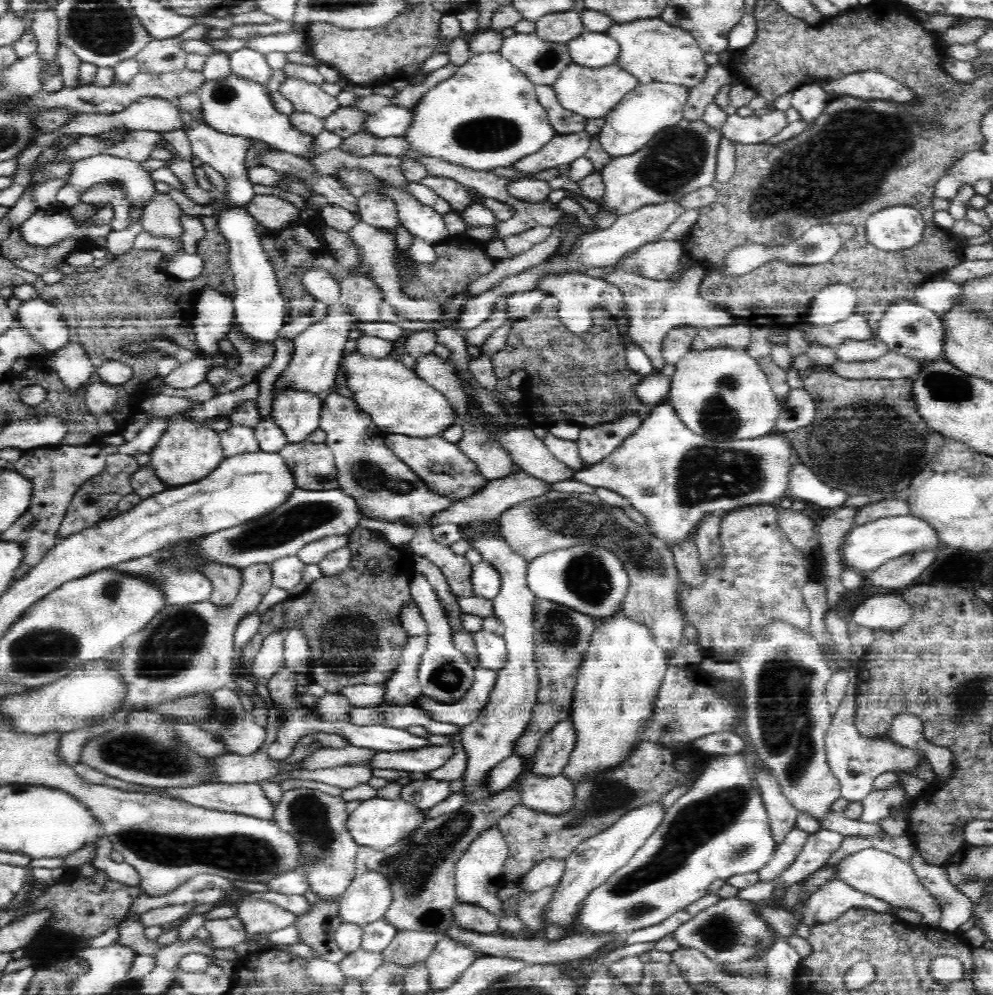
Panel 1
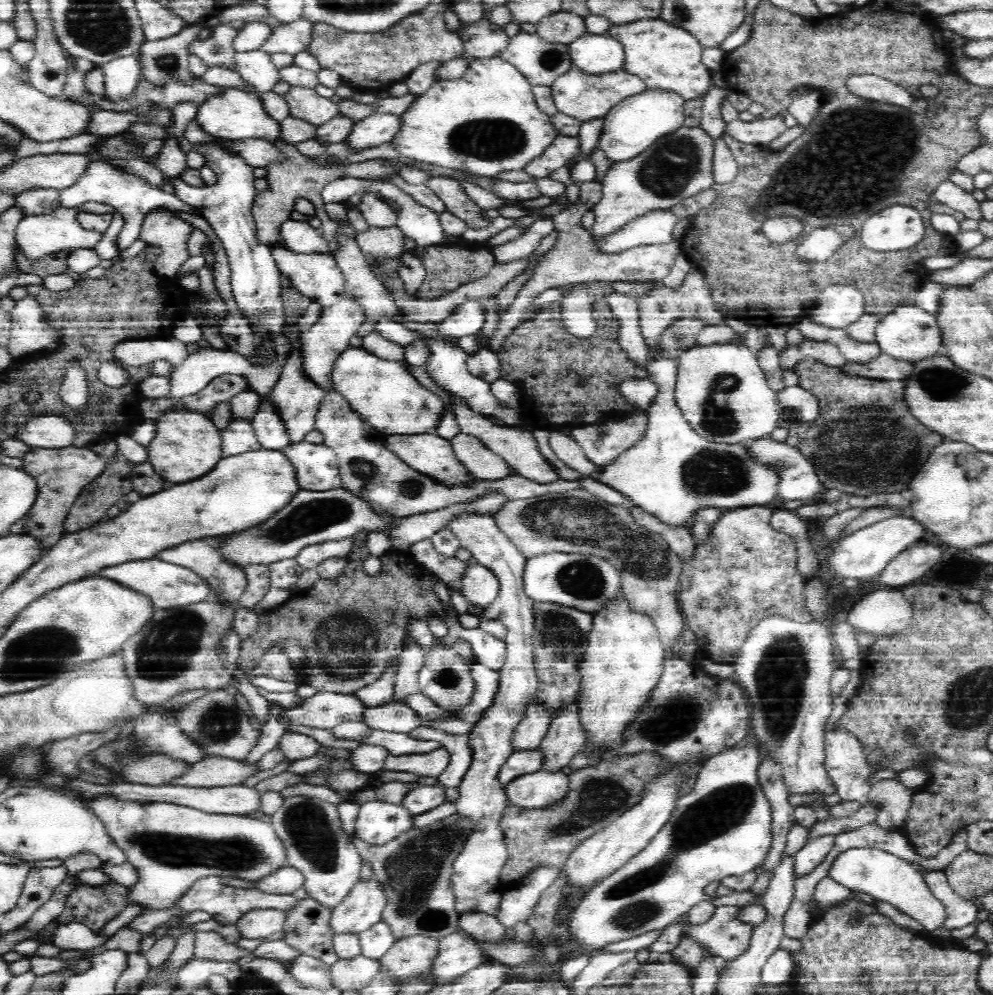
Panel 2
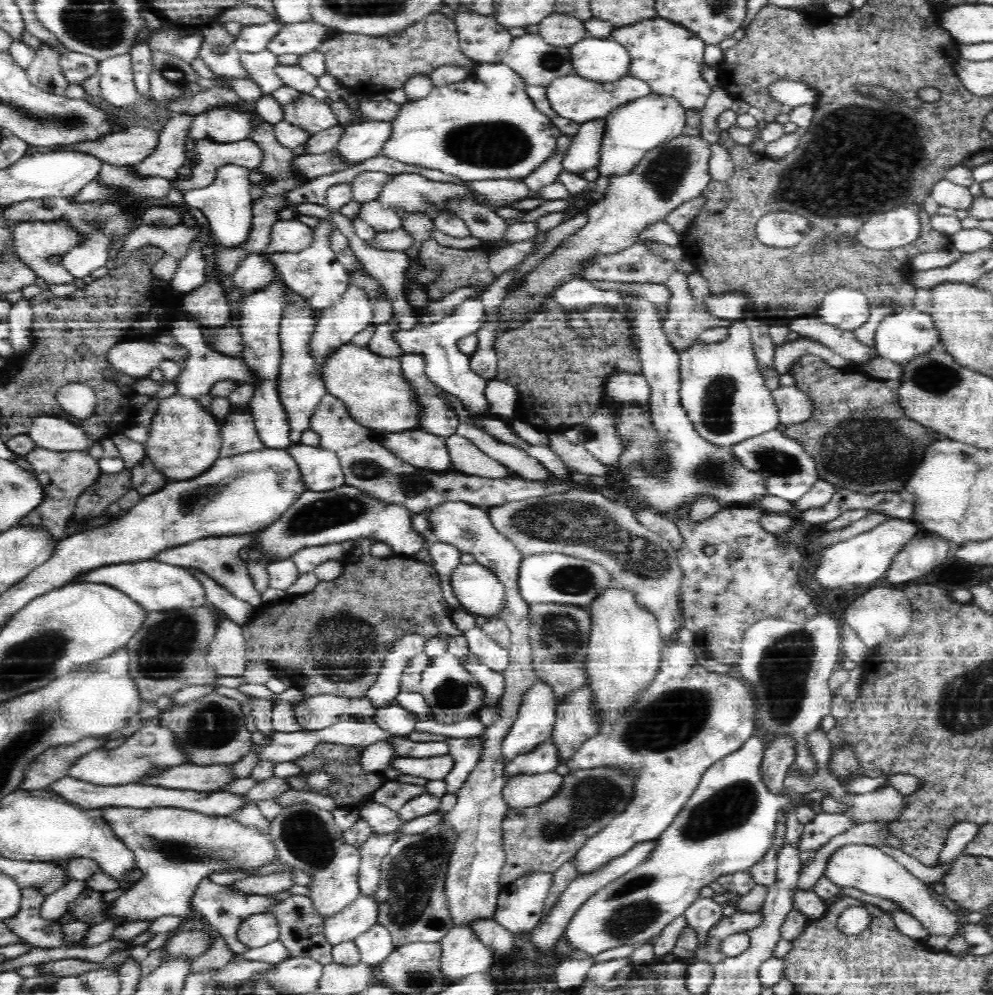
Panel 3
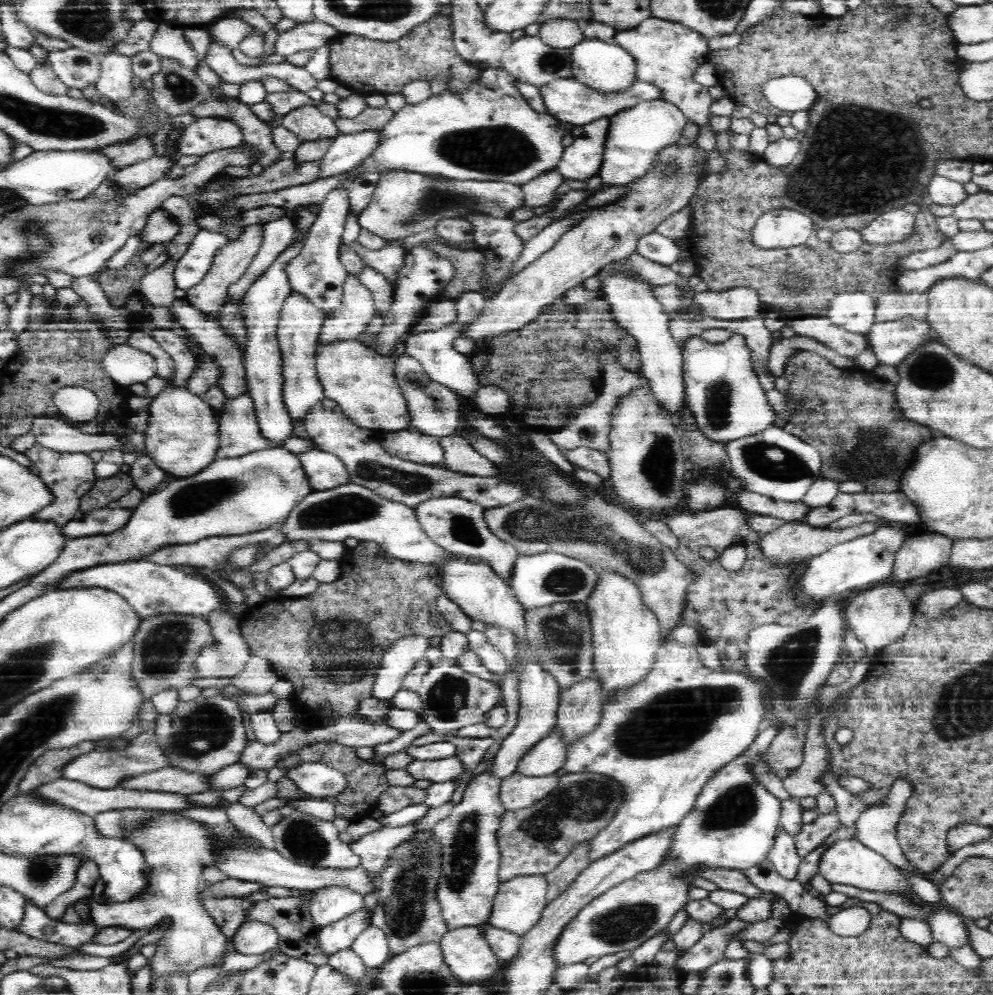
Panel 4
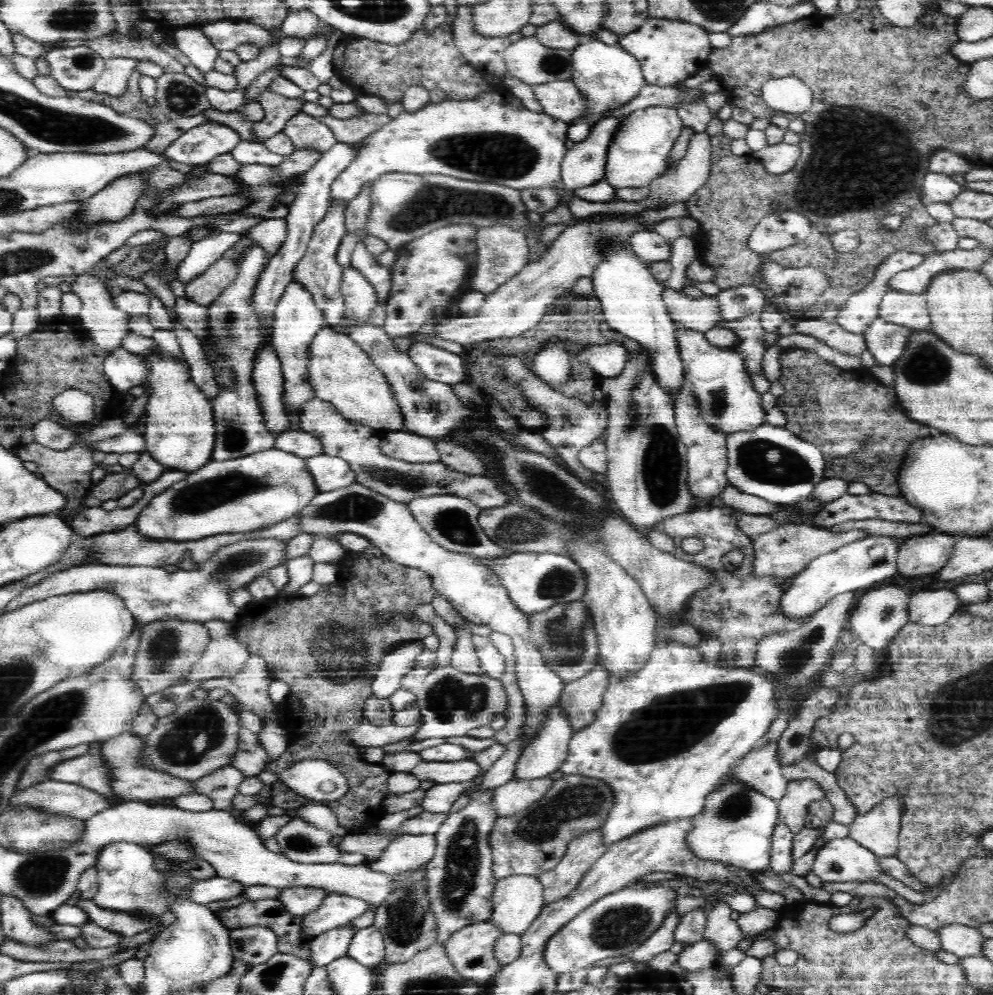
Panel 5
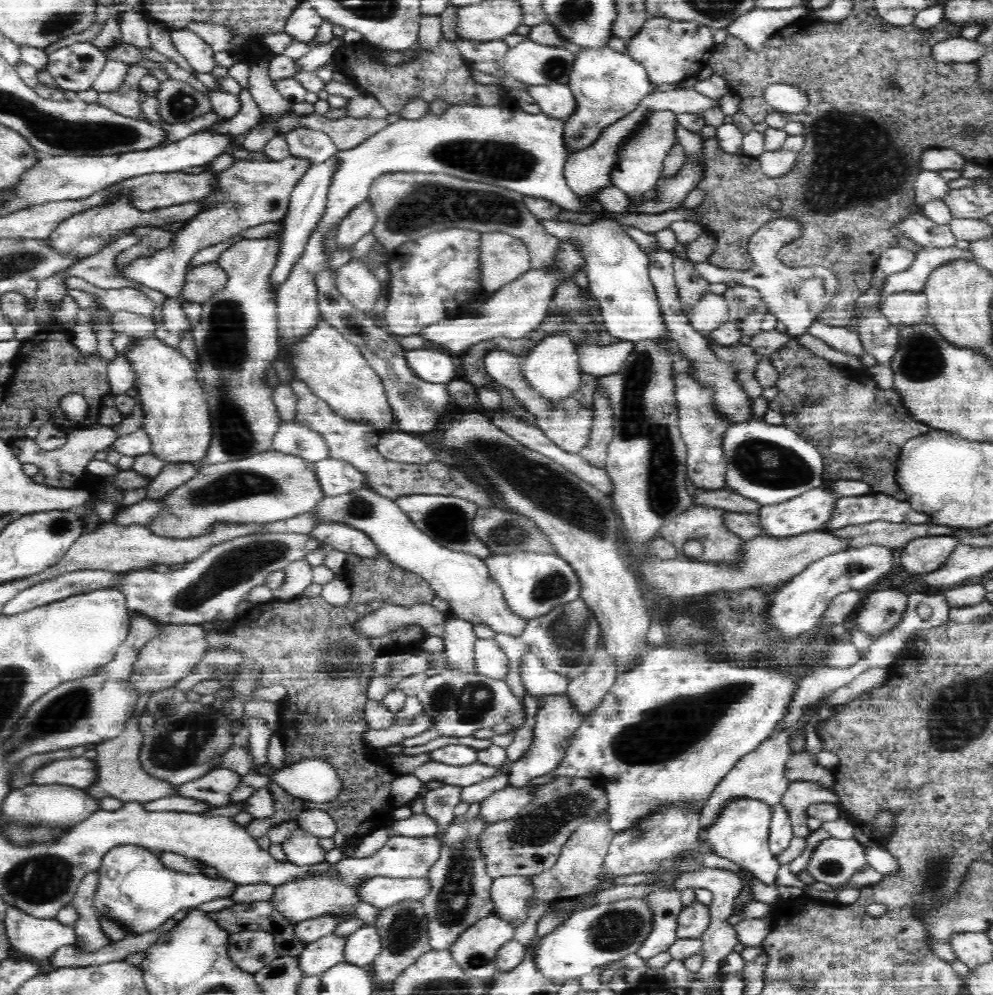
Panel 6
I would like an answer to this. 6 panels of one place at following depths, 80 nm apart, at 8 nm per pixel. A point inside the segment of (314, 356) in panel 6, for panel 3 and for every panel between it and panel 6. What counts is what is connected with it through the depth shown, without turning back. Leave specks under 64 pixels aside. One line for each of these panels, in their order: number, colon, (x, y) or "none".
3: (374, 388)
4: (361, 380)
5: (342, 373)

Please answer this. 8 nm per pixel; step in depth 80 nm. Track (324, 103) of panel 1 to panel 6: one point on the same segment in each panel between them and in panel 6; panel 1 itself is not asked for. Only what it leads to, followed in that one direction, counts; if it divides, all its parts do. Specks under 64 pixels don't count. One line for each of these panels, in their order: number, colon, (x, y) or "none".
2: (304, 102)
3: (313, 114)
4: (307, 122)
5: (304, 130)
6: (315, 146)

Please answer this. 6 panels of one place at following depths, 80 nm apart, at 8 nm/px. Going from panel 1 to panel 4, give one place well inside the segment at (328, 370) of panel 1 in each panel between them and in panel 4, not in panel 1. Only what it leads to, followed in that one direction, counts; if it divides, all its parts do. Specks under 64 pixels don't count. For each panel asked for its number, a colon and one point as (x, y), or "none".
2: (319, 348)
3: (334, 327)
4: (351, 318)

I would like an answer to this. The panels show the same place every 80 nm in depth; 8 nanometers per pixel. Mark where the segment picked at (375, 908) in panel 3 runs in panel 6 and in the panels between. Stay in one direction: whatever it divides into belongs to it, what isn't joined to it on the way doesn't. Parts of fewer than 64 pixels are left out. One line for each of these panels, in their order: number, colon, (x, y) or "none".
4: (333, 938)
5: (326, 948)
6: (321, 955)

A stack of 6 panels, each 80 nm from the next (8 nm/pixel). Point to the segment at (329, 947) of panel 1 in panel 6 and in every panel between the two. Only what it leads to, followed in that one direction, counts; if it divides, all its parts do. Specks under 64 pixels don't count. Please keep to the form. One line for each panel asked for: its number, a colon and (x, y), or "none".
2: (308, 926)
3: (302, 929)
4: (298, 937)
5: (269, 913)
6: (257, 916)

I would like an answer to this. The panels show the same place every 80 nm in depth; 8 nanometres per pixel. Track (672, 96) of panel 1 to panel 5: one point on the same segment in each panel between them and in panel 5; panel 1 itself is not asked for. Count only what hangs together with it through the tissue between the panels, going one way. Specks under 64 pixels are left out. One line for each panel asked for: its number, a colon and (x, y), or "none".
2: (632, 125)
3: (631, 129)
4: (635, 136)
5: (639, 152)

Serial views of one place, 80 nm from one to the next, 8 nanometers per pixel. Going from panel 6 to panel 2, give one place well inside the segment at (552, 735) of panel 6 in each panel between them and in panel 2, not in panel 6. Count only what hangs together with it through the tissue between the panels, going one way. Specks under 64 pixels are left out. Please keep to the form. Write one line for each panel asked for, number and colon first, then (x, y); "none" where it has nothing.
2: (521, 762)
3: (541, 759)
4: (548, 755)
5: (544, 754)

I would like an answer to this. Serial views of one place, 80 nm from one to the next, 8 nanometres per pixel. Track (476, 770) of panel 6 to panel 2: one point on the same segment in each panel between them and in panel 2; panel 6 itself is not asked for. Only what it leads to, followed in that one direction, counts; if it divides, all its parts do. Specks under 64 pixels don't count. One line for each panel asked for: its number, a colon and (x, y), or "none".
2: (431, 763)
3: (435, 767)
4: (446, 769)
5: (443, 772)

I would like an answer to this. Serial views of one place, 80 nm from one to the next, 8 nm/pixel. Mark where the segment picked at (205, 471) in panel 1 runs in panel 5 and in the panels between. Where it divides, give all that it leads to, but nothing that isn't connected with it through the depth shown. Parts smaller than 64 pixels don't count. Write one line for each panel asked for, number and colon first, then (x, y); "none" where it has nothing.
2: (188, 446)
3: (185, 441)
4: (182, 438)
5: (179, 428)

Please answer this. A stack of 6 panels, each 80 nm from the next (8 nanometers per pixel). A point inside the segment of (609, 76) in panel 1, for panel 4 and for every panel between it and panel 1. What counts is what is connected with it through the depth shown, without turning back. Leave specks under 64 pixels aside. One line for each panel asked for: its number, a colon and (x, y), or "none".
2: (585, 95)
3: (581, 99)
4: (567, 99)

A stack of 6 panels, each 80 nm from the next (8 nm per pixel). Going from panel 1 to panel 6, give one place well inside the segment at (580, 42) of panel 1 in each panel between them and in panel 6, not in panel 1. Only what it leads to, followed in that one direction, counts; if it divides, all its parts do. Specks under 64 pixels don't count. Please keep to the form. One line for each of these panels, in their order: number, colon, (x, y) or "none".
2: (595, 53)
3: (603, 59)
4: (604, 66)
5: (608, 76)
6: (607, 84)

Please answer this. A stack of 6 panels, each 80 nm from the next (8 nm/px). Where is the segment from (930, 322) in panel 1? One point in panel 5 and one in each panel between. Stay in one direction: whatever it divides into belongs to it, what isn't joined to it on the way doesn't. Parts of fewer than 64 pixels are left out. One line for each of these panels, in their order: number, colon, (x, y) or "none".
2: (909, 332)
3: (902, 336)
4: (892, 340)
5: (886, 341)

